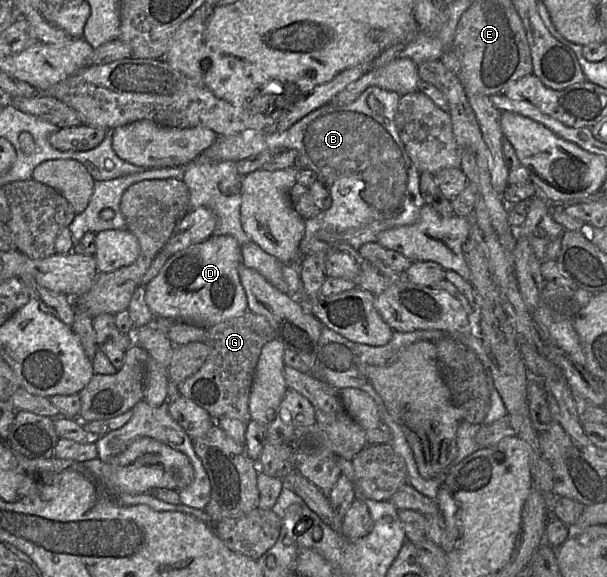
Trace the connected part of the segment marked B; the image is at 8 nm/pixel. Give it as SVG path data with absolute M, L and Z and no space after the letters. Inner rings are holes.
M371 86L364 90L353 102L346 105L338 106L326 104L309 113L307 116L305 116L300 121L296 122L290 128L283 132L260 133L254 132L252 130L247 130L238 134L217 136L215 142L194 161L237 162L249 158L251 156L266 152L268 150L295 149L298 152L298 158L296 160L295 168L313 170L317 175L317 181L323 184L330 191L330 195L332 198L332 204L329 209L323 211L321 210L321 212L314 218L305 220L305 235L303 238L316 238L318 240L327 242L328 244L346 242L358 251L362 245L369 242L376 242L379 234L385 230L415 223L420 216L421 208L425 205L425 201L420 193L420 172L412 163L405 149L405 146L399 136L395 123L395 115L400 99L401 96L396 92L388 91L377 86Z

